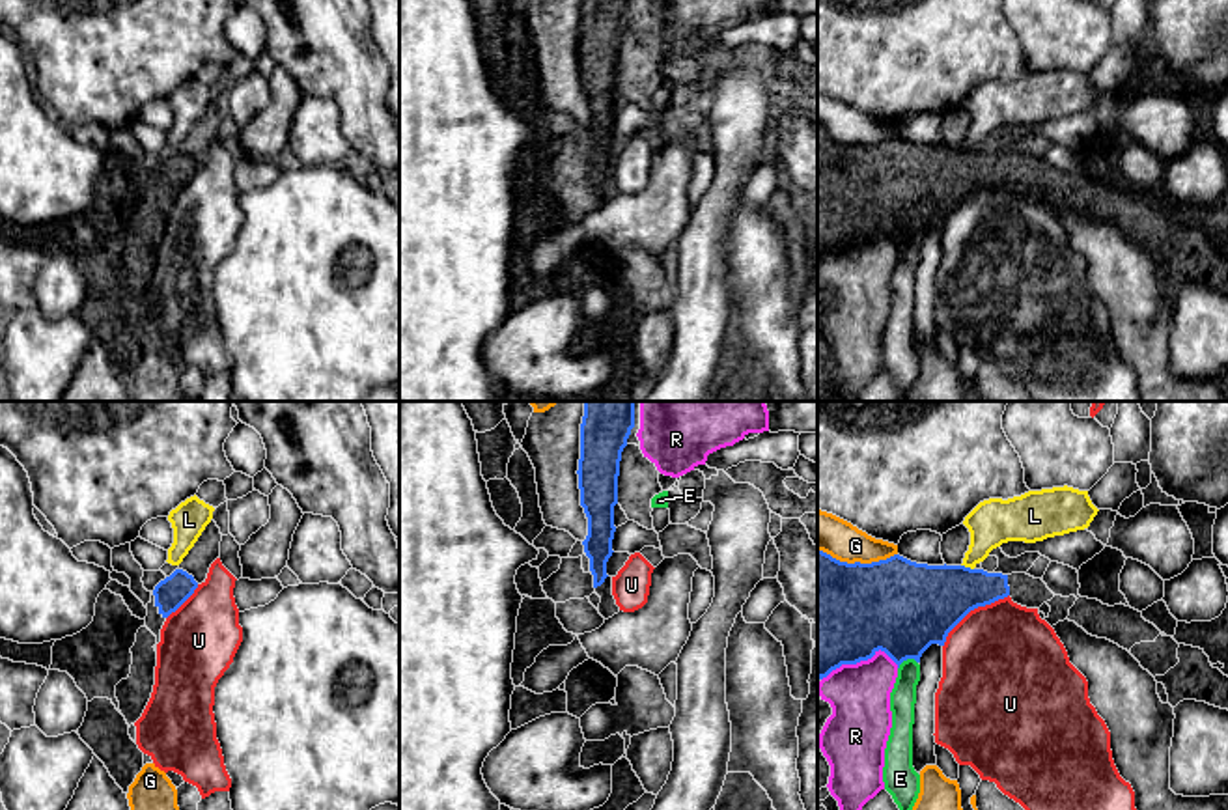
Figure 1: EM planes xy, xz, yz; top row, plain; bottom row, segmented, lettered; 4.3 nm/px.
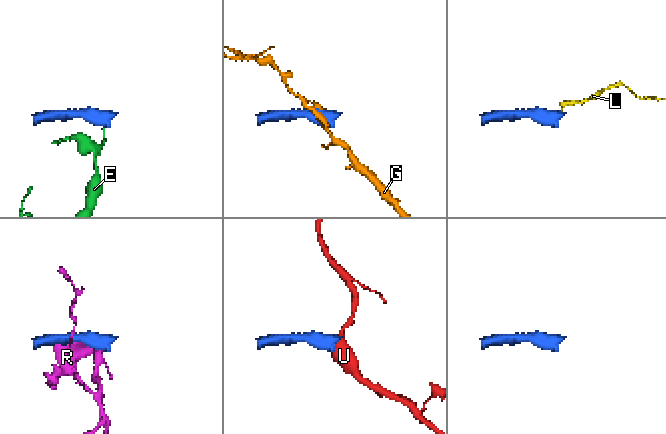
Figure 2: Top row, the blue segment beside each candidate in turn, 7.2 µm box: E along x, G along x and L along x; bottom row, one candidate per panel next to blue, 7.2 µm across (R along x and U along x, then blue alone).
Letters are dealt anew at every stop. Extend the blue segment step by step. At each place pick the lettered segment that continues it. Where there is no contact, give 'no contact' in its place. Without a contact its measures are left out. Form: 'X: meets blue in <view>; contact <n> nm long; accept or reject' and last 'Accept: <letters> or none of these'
E: meets blue in yz; contact 90 nm long; reject
G: meets blue in yz; contact 340 nm long; reject
L: meets blue in yz; contact 60 nm long; reject
R: meets blue in yz; contact 340 nm long; reject
U: meets blue in yz; contact 360 nm long; reject
Accept: none of these

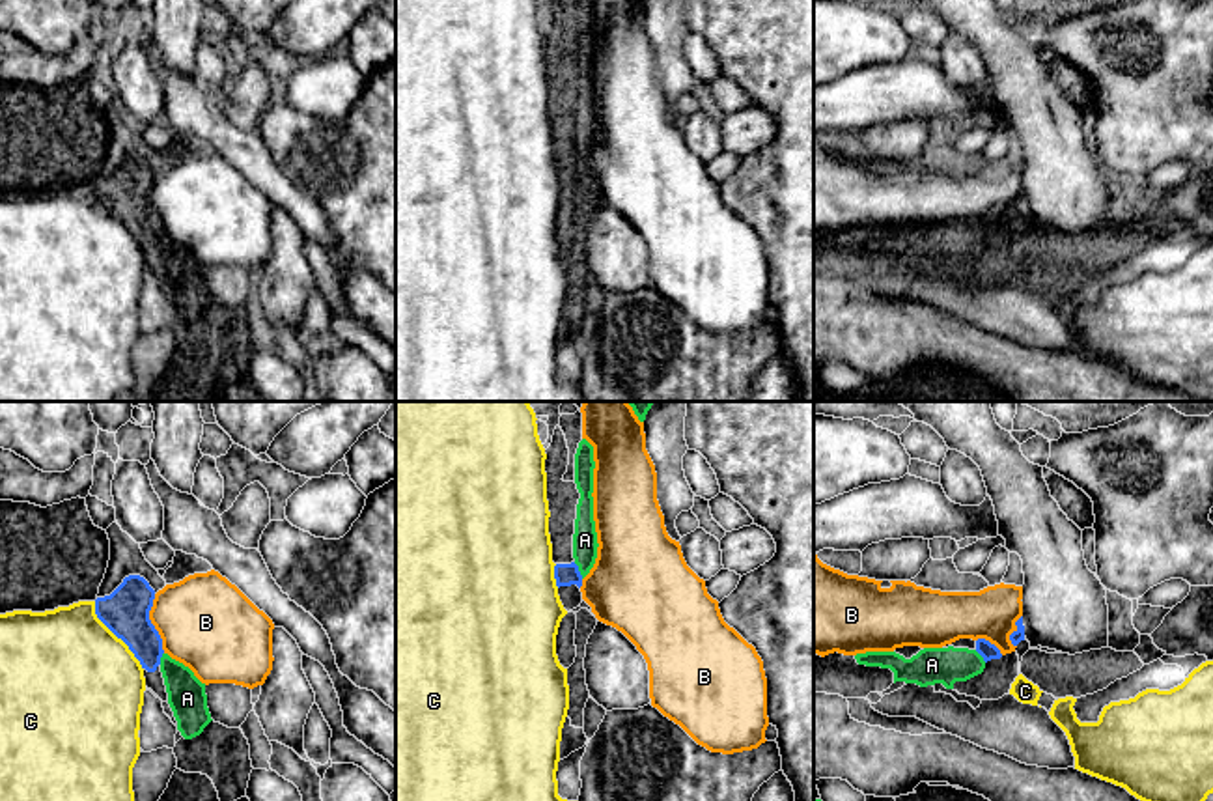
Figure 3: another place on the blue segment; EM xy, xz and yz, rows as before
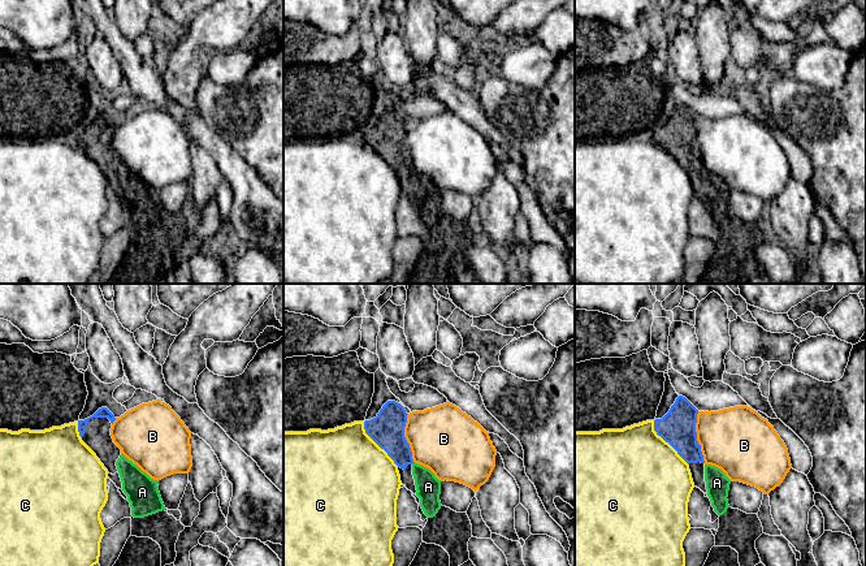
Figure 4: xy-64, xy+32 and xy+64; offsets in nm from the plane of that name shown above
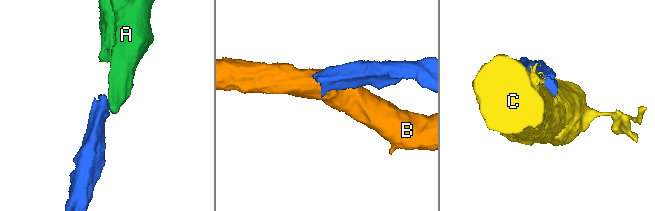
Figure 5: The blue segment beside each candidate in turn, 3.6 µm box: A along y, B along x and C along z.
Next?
A: meets blue in xz; contact 80 nm long; accept
B: meets blue in xy; contact 260 nm long; reject
C: meets blue in xy; contact 360 nm long; reject
Accept: A

